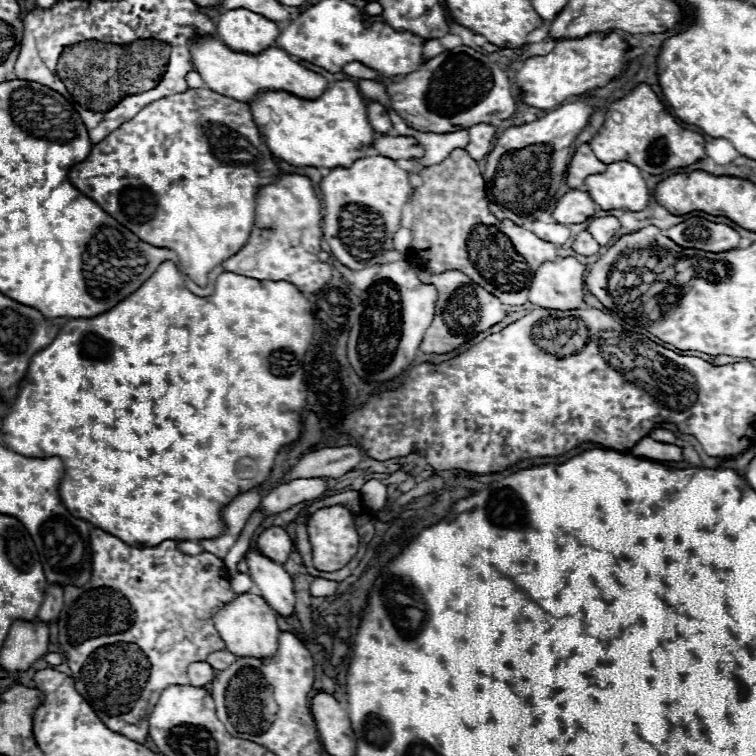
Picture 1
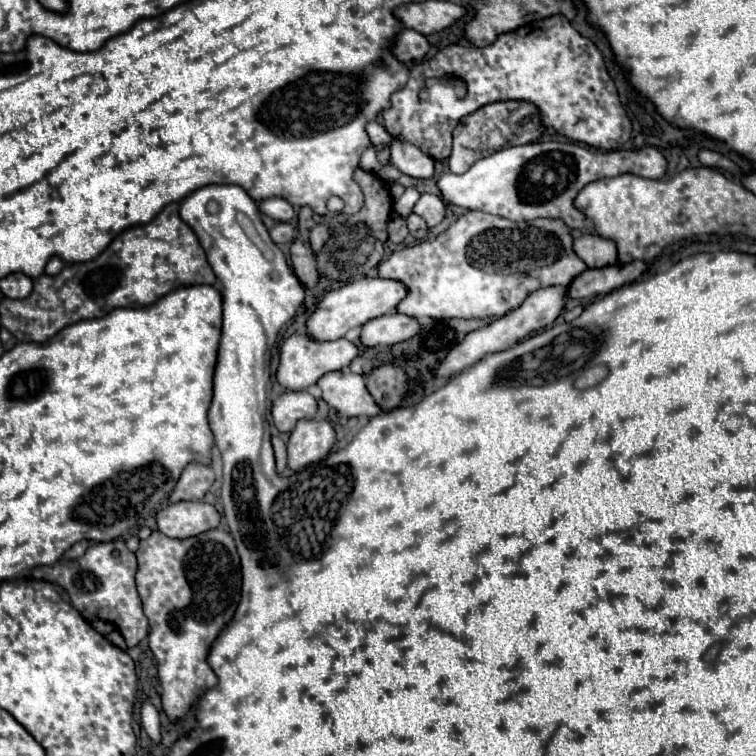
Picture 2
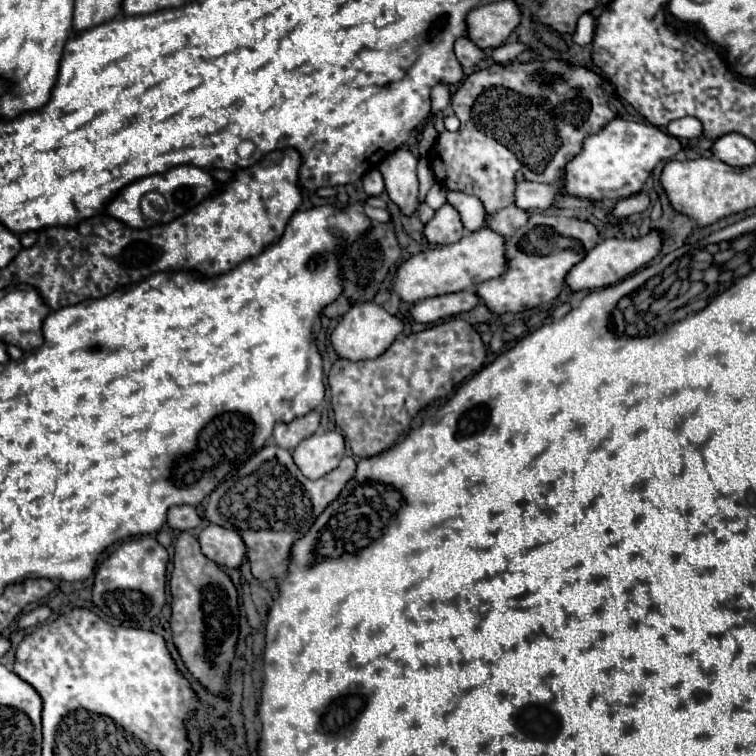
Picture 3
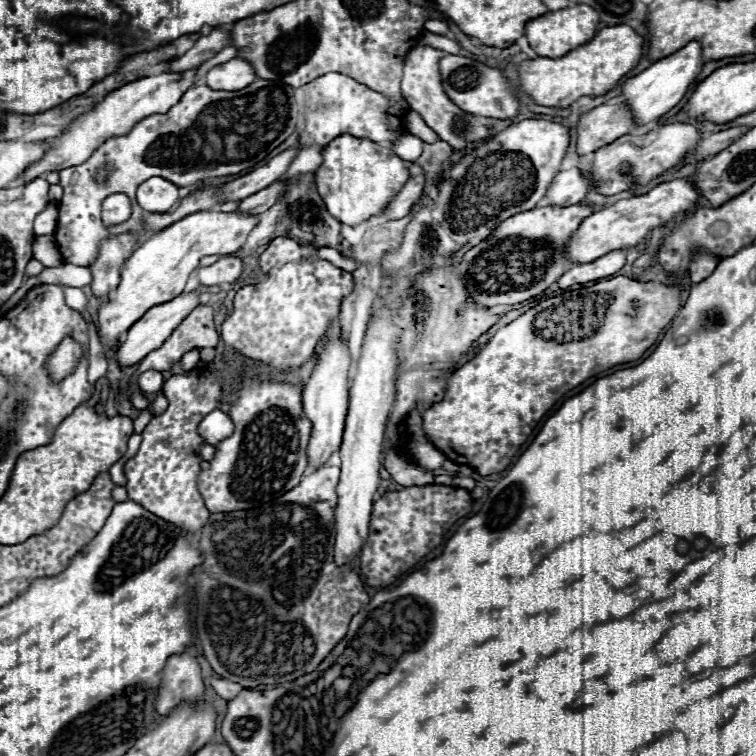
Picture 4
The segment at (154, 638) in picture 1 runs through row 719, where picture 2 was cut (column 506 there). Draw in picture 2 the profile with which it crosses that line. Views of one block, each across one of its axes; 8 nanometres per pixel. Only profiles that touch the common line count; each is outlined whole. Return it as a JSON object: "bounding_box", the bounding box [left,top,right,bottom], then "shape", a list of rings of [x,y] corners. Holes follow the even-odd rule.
{"bounding_box":[448,100,546,174],"shape":[[[504,100],[504,102],[492,102],[486,104],[482,108],[478,108],[476,112],[464,116],[456,130],[454,130],[454,146],[452,146],[452,154],[448,158],[448,166],[450,172],[454,174],[464,174],[470,170],[470,166],[486,156],[492,156],[494,152],[500,152],[508,146],[518,146],[518,144],[532,144],[538,142],[542,138],[542,134],[546,132],[546,124],[542,122],[540,110],[530,104],[530,102],[522,102],[522,100]]]}

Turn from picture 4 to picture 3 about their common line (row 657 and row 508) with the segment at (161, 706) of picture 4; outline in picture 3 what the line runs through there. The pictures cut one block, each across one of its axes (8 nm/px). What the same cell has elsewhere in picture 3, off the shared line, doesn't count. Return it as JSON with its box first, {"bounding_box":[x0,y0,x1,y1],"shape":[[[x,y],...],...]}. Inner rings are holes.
{"bounding_box":[168,506,200,530],"shape":[[[174,506],[168,514],[168,524],[176,530],[194,530],[200,526],[200,516],[192,506]]]}

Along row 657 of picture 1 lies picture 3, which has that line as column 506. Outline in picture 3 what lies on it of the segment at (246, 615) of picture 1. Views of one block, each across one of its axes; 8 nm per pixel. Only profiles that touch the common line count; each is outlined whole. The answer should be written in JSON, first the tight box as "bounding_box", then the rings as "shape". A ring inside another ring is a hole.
{"bounding_box":[394,226,508,302],"shape":[[[484,226],[476,232],[466,234],[454,244],[426,250],[406,260],[396,272],[394,292],[406,302],[418,302],[430,296],[476,290],[480,282],[500,278],[500,274],[504,274],[504,266],[508,266],[508,254],[504,254],[504,234]]]}

